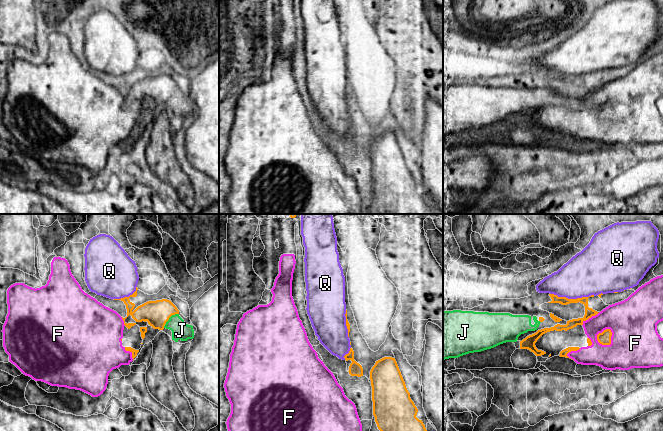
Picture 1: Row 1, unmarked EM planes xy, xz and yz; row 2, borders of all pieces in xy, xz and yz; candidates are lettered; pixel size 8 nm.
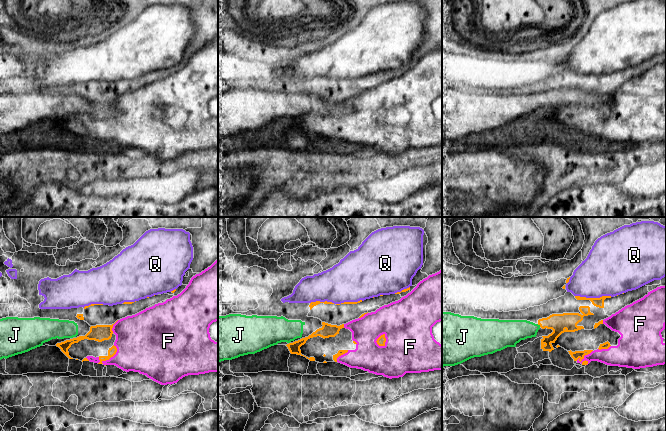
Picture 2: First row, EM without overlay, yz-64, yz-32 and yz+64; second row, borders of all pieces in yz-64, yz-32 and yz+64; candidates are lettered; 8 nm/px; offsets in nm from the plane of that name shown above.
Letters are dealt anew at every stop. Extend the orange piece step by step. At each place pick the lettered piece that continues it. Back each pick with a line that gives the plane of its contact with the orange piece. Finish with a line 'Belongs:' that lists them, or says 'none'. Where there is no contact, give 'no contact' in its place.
J: contact in xy
Belongs: J

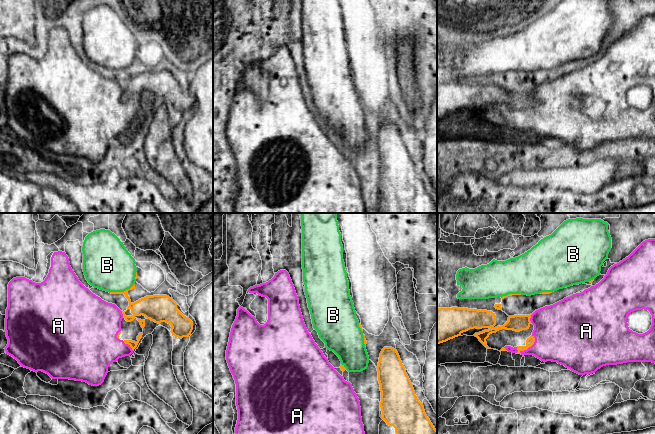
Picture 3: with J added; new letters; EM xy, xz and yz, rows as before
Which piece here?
Belongs: none

